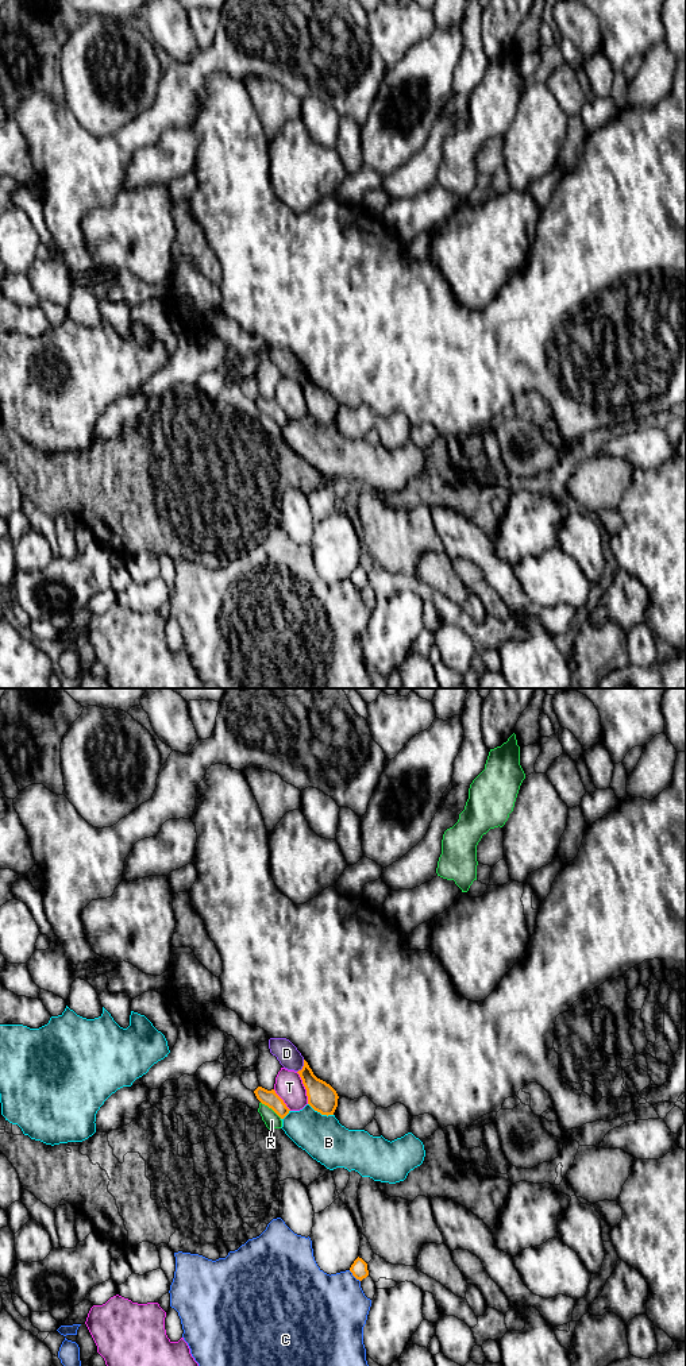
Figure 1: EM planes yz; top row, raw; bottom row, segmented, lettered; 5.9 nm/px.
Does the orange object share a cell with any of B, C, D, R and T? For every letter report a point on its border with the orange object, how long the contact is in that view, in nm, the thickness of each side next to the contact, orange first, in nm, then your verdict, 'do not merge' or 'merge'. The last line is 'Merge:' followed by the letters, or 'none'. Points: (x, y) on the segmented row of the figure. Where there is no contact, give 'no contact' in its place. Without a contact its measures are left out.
B: yz (320, 1112) | 170 nm | 170/260 nm | do not merge
C: yz (354, 1276) | 100 nm | 100/420 nm | do not merge
D: yz (303, 1067) | 90 nm | 170/140 nm | do not merge
R: yz (272, 1108) | 160 nm | 100/90 nm | do not merge
T: yz (305, 1088) | 200 nm | 170/170 nm | do not merge
Merge: none

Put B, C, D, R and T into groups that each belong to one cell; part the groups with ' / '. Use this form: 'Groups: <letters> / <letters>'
Groups: B / C / D / R / T

